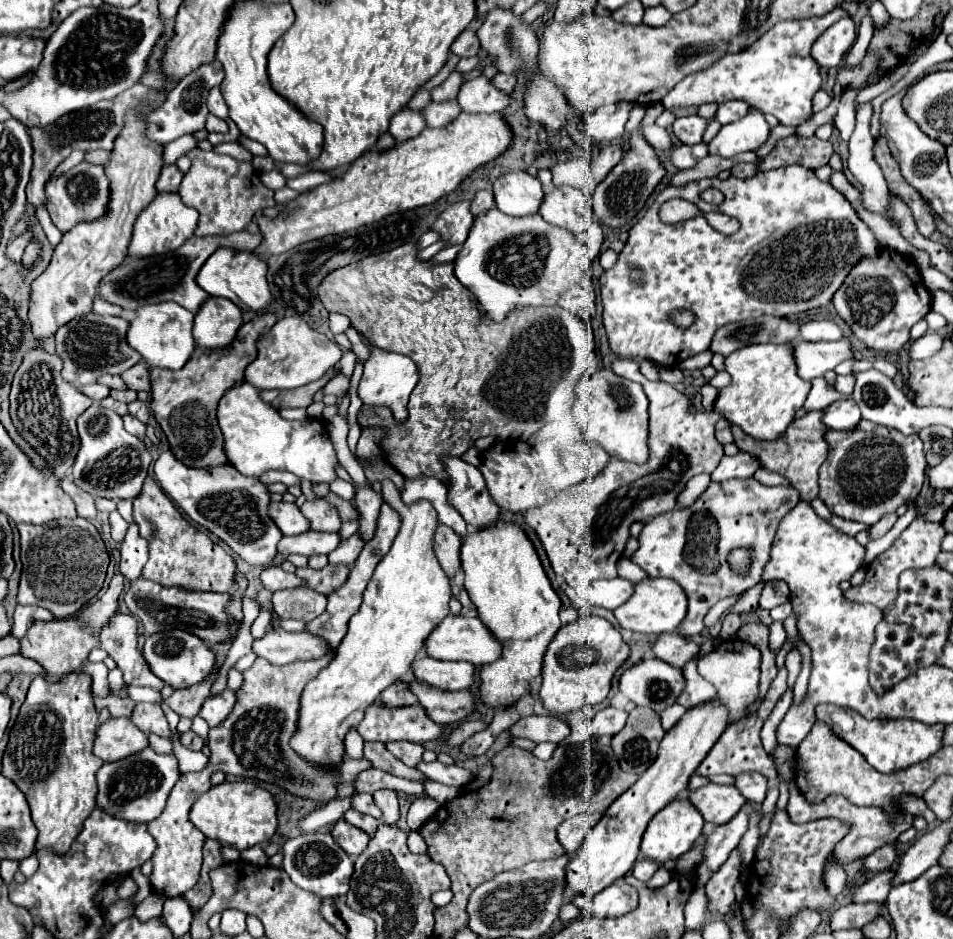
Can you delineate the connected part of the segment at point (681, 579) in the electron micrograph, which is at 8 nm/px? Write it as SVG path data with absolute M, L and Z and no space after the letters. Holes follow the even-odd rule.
M755 478L731 480L721 484L711 482L691 508L675 508L645 522L639 534L639 550L631 556L631 560L649 576L671 578L685 590L689 610L677 628L681 636L699 634L703 630L703 618L711 610L711 606L715 606L723 598L741 596L761 580L763 568L769 562L775 530L783 514L787 514L797 502L799 492L795 488L771 488L759 484ZM743 546L749 546L753 550L753 566L747 576L737 576L731 572L727 556L733 548ZM751 576L755 578L755 584L747 584Z

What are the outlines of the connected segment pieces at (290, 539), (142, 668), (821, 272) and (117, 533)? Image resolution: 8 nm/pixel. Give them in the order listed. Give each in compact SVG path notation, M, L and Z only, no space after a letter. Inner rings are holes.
M307 530L297 536L285 536L279 542L279 554L289 556L289 554L303 554L303 556L313 556L313 554L329 554L341 544L341 534L339 532L317 532L317 530Z
M117 612L109 618L99 630L99 648L115 660L127 684L163 688L163 682L149 670L143 652L137 646L137 620L131 614Z
M785 166L785 168L777 168L777 170L769 170L769 172L759 172L751 178L735 178L735 176L729 176L727 180L721 180L721 178L703 178L703 180L695 180L695 182L689 182L689 184L683 184L683 186L667 186L659 196L657 200L653 202L653 206L645 212L645 216L629 230L629 238L625 242L625 248L621 250L619 258L617 258L617 264L609 270L605 270L599 278L599 292L601 292L601 304L603 304L603 326L607 330L607 338L609 338L609 346L611 350L617 354L617 356L627 356L627 358L637 358L637 360L643 360L643 358L649 358L649 360L655 360L657 364L661 366L677 366L681 364L683 360L687 360L689 356L693 354L699 354L703 350L709 348L711 344L711 338L713 334L729 324L729 322L739 322L739 320L747 320L747 318L755 318L755 316L763 316L763 314L773 314L773 316L793 316L797 312L805 312L805 310L813 310L813 308L821 308L821 306L827 306L833 298L833 294L841 288L841 284L845 282L845 278L849 276L851 268L857 266L863 258L873 258L875 254L879 254L881 250L881 244L877 242L875 234L871 232L871 228L859 218L857 210L847 202L847 198L843 198L843 194L839 194L831 184L827 182L821 182L813 170L805 168L805 166ZM705 188L719 188L725 196L723 204L719 206L711 206L703 200L699 200L699 192L705 190ZM671 198L683 198L691 204L695 204L699 208L699 216L695 218L689 218L681 224L663 224L661 218L659 218L659 208L663 202L671 200ZM705 212L723 212L727 216L733 216L739 220L741 228L739 232L731 234L731 236L723 236L719 232L715 232L707 220L705 220ZM631 266L637 266L641 268L641 278L643 278L643 286L635 286L635 280L639 278L639 272L633 272ZM673 310L689 310L693 316L695 316L695 322L689 326L689 328L681 328L681 326L675 326L673 320L671 320L671 312Z
M115 510L109 514L109 524L111 524L111 536L115 542L123 542L125 532L127 532L127 522L121 518L121 514Z

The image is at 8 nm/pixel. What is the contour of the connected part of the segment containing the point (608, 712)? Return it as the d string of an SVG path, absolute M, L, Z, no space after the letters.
M607 706L605 710L595 714L593 732L597 736L615 736L625 726L625 720L627 720L627 712L625 710Z

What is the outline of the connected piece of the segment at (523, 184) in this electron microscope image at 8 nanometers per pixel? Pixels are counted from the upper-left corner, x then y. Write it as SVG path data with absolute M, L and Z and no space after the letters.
M509 172L495 180L493 198L497 208L507 216L529 216L539 210L543 188L527 172Z

